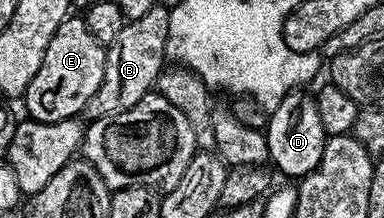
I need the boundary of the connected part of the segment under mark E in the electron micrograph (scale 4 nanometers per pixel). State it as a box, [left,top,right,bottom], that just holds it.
[22,16,108,122]

